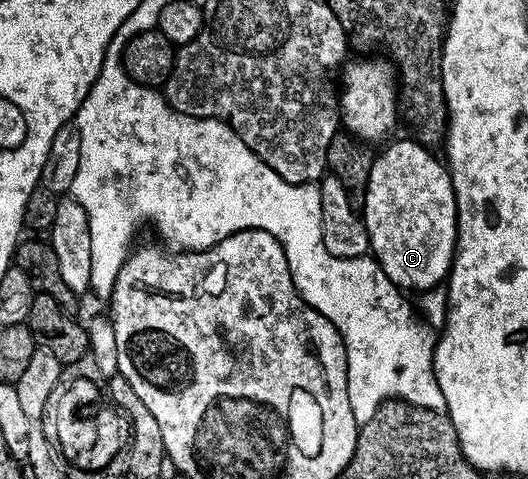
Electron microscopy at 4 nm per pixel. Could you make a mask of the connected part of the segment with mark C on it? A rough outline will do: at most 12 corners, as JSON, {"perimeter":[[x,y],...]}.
{"perimeter":[[415,140],[372,159],[362,217],[400,290],[456,257],[447,165]]}

